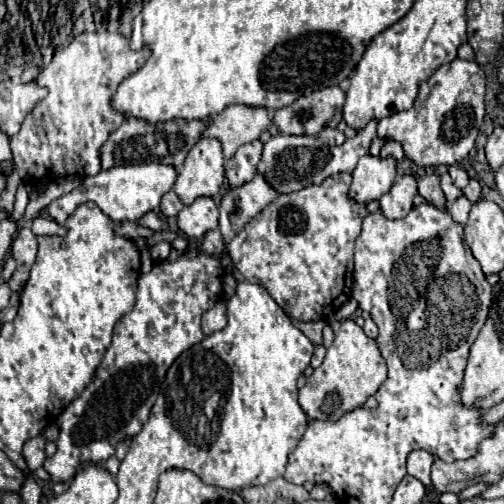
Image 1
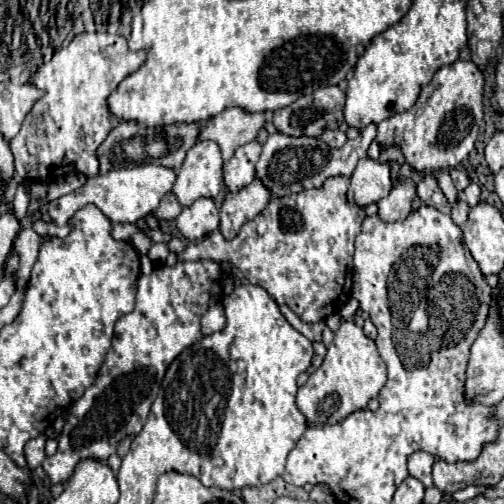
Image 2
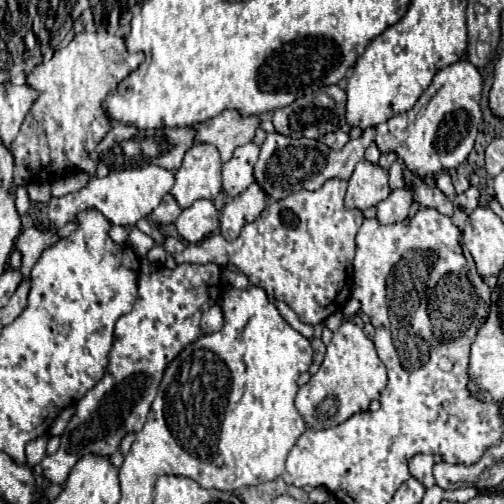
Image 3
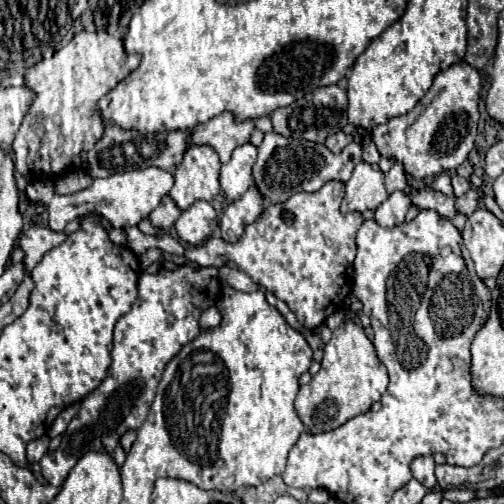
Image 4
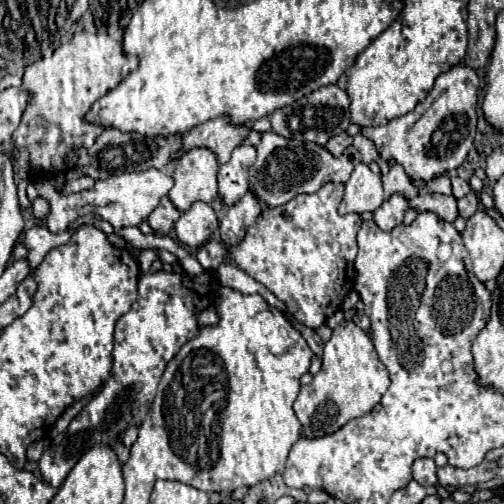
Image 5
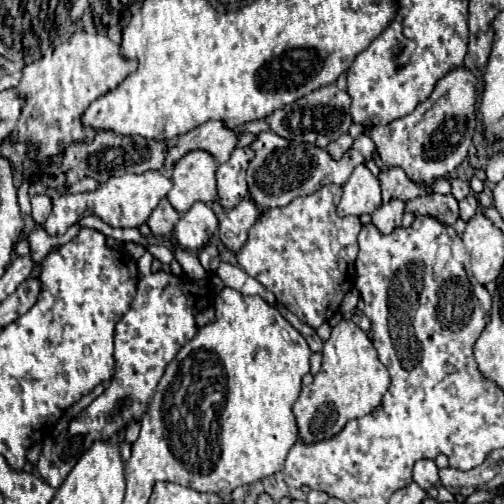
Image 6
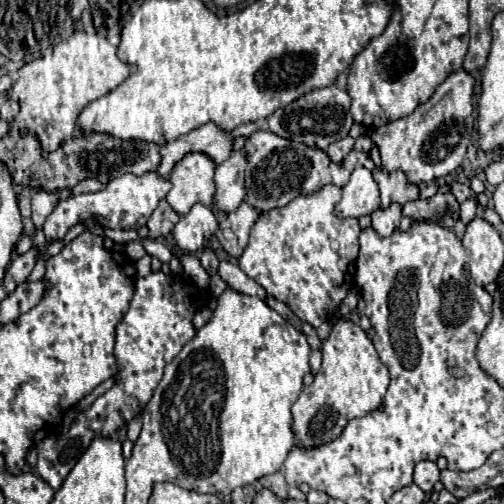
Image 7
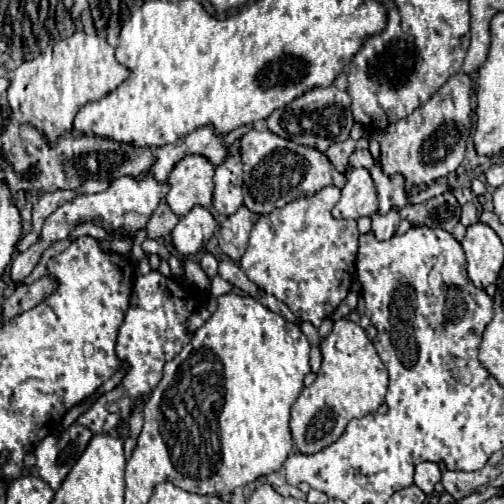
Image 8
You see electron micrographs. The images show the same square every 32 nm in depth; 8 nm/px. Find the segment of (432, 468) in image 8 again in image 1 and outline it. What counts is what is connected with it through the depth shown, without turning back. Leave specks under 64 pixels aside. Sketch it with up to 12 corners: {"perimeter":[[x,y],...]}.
{"perimeter":[[414,450],[408,456],[408,474],[424,486],[430,480],[432,454]]}

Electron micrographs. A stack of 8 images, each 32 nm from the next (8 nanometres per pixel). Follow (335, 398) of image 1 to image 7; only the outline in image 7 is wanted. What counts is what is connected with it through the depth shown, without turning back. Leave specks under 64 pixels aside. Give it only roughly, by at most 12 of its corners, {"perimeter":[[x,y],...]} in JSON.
{"perimeter":[[340,318],[322,368],[292,406],[300,448],[378,410],[390,376],[366,332]]}

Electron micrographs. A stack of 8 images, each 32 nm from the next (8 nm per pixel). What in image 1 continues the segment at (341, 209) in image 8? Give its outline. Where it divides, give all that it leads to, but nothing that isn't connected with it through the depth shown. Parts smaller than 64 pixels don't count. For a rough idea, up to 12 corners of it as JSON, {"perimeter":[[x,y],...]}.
{"perimeter":[[362,156],[350,200],[380,200],[396,180],[396,162]]}

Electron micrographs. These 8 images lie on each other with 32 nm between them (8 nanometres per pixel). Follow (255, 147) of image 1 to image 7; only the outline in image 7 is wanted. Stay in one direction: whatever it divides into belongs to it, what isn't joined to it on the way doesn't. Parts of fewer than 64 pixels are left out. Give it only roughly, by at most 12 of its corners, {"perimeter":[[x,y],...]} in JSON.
{"perimeter":[[244,150],[216,166],[214,204],[224,214],[244,200]]}

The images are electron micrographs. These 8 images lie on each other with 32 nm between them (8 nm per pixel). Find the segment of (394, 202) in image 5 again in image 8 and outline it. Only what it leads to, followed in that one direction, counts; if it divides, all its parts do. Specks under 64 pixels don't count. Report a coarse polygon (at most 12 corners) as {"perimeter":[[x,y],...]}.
{"perimeter":[[398,212],[372,216],[376,240],[390,240],[398,224]]}

